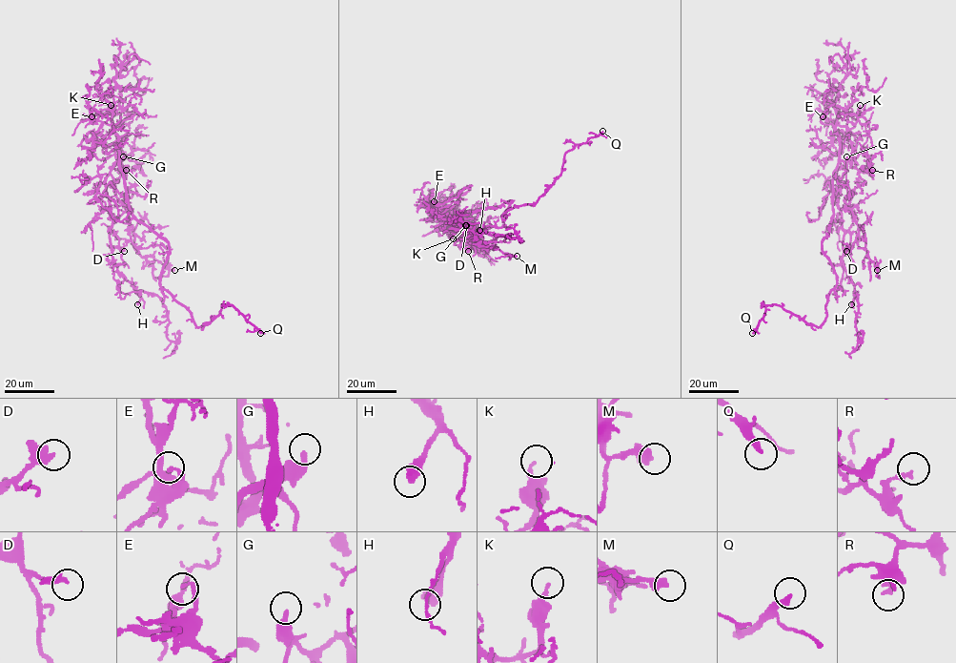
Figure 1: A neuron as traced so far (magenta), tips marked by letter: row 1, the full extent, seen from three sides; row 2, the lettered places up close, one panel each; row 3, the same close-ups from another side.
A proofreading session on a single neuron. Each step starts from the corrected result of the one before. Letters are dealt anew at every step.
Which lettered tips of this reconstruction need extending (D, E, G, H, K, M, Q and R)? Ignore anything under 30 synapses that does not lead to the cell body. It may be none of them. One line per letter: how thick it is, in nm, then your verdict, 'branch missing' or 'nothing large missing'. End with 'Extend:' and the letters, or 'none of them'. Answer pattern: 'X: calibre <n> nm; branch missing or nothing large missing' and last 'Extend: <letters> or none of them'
D: calibre 280 nm; nothing large missing
E: calibre 160 nm; nothing large missing
G: calibre 260 nm; nothing large missing
H: calibre 500 nm; branch missing
K: calibre 200 nm; nothing large missing
M: calibre 460 nm; nothing large missing
Q: calibre 240 nm; branch missing
R: calibre 240 nm; nothing large missing
Extend: H, Q

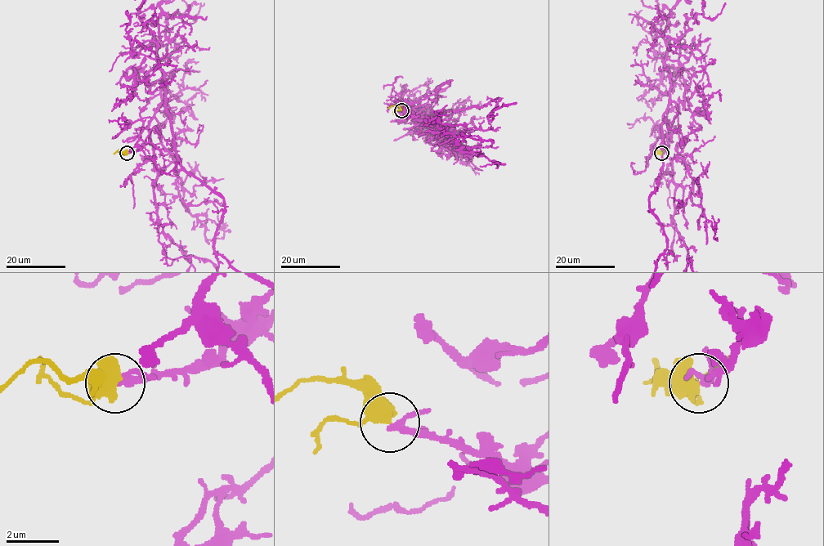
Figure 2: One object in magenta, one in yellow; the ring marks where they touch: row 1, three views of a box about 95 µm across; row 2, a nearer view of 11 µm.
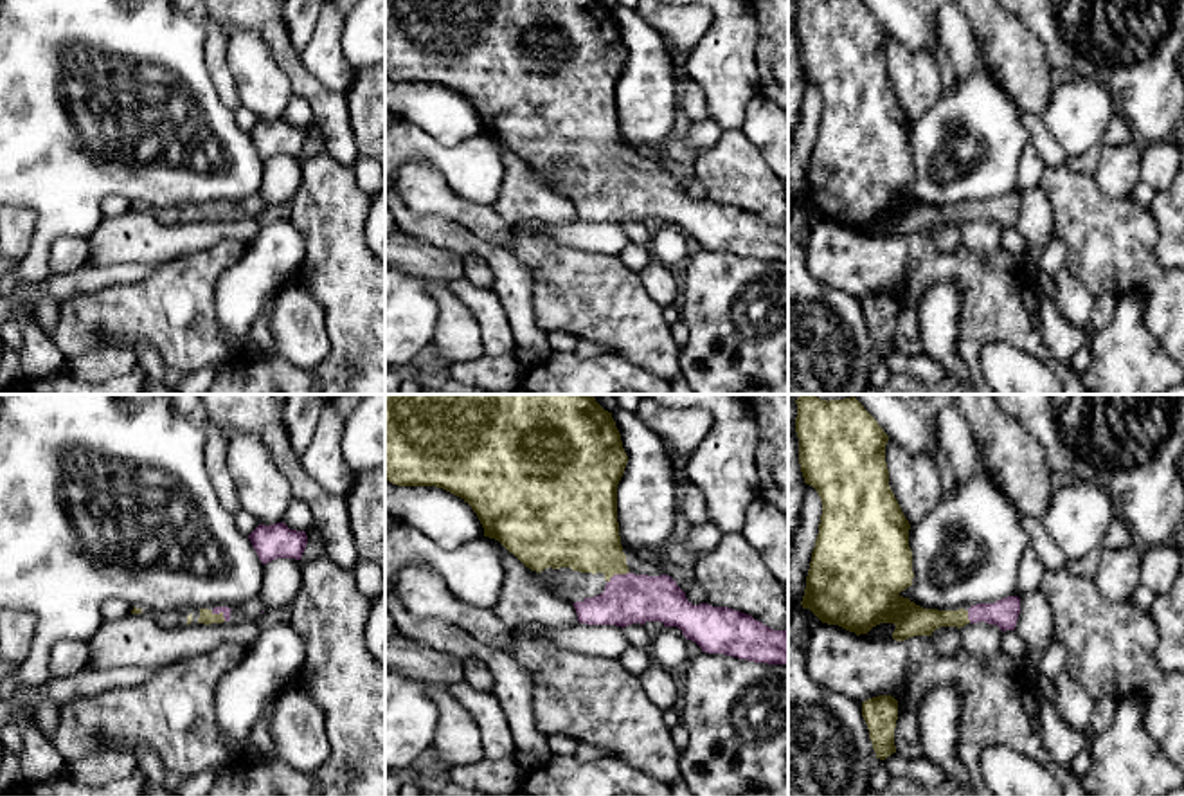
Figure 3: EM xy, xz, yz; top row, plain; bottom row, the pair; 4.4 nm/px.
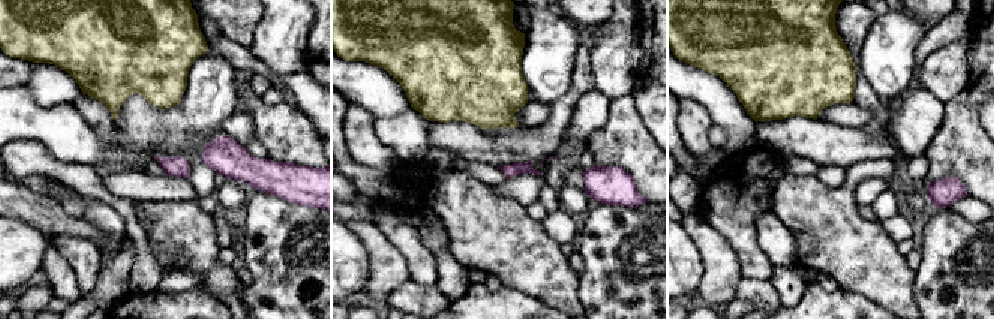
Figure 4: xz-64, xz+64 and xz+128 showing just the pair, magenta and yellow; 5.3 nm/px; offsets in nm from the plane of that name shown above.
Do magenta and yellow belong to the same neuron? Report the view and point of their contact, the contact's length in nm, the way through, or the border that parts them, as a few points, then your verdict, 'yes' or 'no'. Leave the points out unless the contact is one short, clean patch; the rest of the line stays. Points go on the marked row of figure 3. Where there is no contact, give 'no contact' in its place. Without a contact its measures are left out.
meets magenta in xz at (618, 575); contact 120 nm long; runs through xz (627, 598), (618, 575), (612, 562), (582, 532); yes

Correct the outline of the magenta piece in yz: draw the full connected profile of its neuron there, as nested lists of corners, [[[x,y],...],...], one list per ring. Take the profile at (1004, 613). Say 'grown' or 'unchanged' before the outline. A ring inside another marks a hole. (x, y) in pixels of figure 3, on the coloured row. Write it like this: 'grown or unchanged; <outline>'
grown; [[[801,394],[795,403],[801,472],[804,483],[813,486],[822,501],[803,609],[810,609],[822,623],[839,625],[857,636],[880,623],[894,623],[896,641],[932,636],[939,627],[961,629],[979,621],[997,625],[1002,632],[1015,630],[1020,614],[1018,596],[977,603],[968,611],[937,611],[923,609],[900,594],[912,585],[914,573],[910,524],[889,486],[885,463],[889,436],[855,396],[828,402],[815,394]]]

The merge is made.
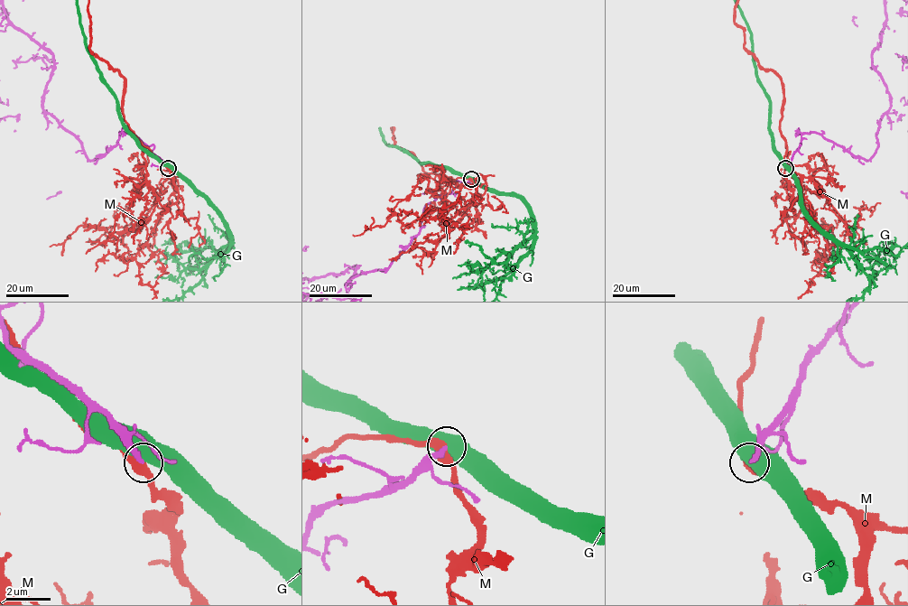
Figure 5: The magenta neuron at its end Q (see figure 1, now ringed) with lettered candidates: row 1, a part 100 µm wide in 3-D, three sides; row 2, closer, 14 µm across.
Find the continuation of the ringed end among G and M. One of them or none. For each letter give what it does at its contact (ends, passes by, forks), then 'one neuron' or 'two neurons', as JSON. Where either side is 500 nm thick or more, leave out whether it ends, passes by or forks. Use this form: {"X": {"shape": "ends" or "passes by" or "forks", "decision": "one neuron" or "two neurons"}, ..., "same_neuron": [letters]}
{"G": {"decision": "two neurons"}, "M": {"shape": "passes by", "decision": "two neurons"}, "same_neuron": []}

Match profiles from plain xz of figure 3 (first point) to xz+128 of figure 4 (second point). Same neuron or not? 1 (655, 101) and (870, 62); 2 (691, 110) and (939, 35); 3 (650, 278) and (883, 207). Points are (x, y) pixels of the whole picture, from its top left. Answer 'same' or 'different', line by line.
1: same
2: same
3: different

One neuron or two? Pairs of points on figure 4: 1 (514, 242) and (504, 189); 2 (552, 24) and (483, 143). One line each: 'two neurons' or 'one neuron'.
1: two neurons
2: two neurons

